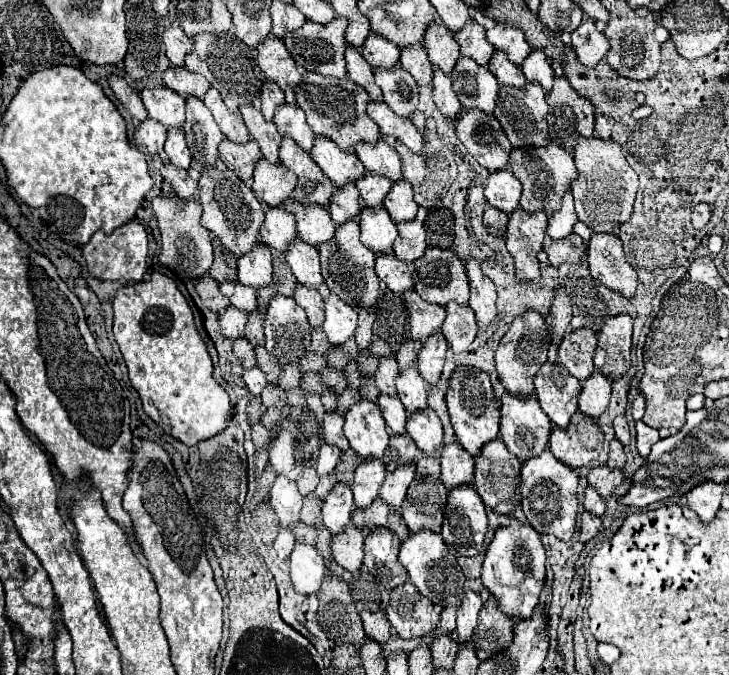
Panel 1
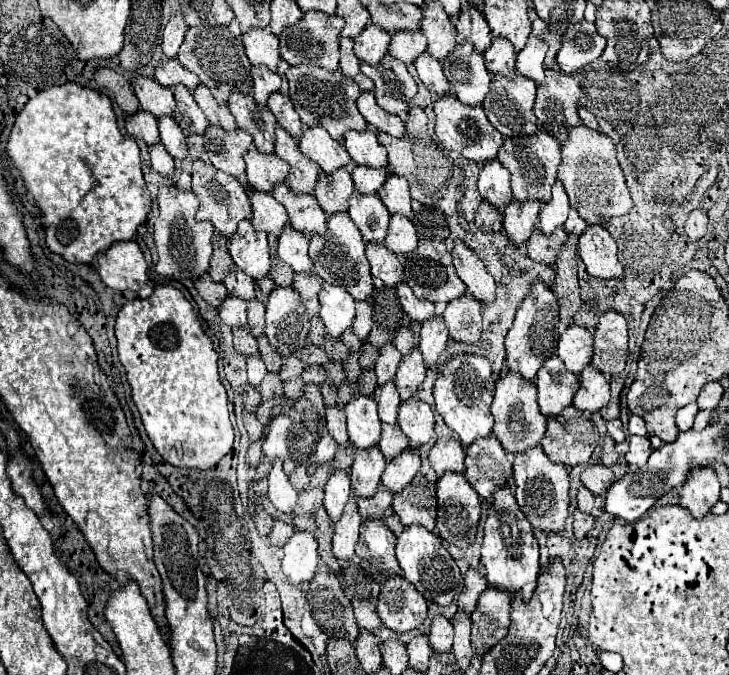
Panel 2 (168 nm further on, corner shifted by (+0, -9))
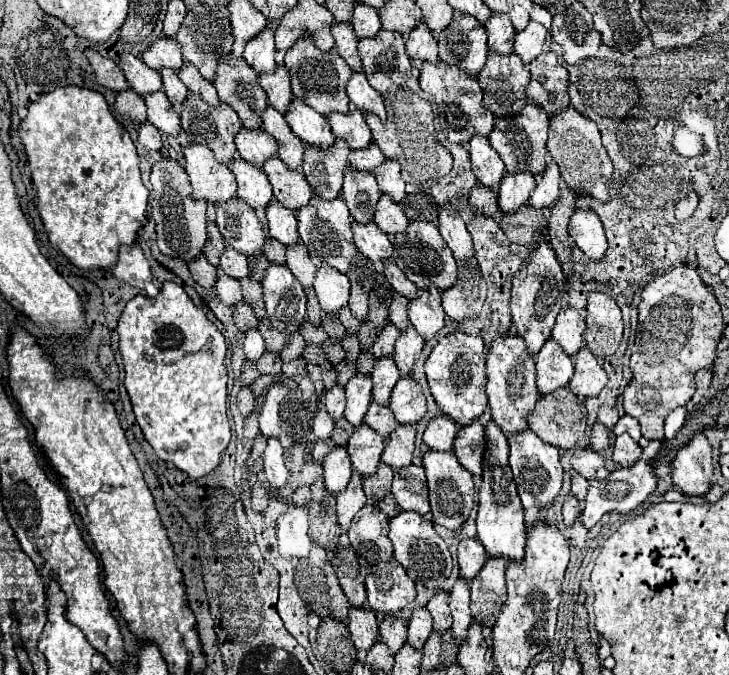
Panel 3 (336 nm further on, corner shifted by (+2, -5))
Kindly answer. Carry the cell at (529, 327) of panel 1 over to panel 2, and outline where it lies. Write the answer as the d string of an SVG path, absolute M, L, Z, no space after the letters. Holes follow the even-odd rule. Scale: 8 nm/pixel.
M536 280L530 288L530 294L520 302L514 324L506 336L506 362L510 370L522 374L530 382L536 380L536 372L546 360L550 358L556 350L560 336L560 306L558 298L554 296L552 288L546 286L542 280ZM556 336L556 338L554 338Z

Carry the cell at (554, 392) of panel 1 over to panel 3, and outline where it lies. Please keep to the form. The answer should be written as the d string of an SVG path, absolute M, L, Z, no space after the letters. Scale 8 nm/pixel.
M548 340L536 354L536 386L540 394L550 394L568 386L572 374L574 366L570 356L564 354L556 342Z

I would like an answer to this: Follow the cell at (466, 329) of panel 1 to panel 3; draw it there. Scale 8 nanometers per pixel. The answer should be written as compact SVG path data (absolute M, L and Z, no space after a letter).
M460 266L456 286L442 292L442 306L454 322L472 320L480 314L486 298L486 282L478 266Z

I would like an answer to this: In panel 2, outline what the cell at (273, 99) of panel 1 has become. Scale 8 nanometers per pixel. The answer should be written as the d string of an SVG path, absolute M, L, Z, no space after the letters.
M252 66L250 70L252 74L252 84L254 84L254 98L260 106L266 106L266 100L272 92L278 92L280 90L280 74L272 72L270 68L266 66Z

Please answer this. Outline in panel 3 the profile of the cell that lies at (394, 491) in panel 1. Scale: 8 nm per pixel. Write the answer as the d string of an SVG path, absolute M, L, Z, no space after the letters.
M396 426L392 438L386 440L386 448L382 452L382 462L388 464L392 470L400 470L412 464L414 456L414 436L416 430L412 426Z

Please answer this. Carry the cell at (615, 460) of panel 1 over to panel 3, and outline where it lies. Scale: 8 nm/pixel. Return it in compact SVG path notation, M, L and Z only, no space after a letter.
M594 424L592 436L590 436L590 448L594 452L604 452L610 448L610 430L604 424Z

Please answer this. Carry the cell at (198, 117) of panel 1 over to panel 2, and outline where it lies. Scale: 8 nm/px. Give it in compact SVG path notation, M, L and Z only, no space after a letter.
M174 86L174 98L176 98L176 110L174 120L180 124L184 134L204 134L210 122L202 114L200 106L194 102L192 92L186 86Z

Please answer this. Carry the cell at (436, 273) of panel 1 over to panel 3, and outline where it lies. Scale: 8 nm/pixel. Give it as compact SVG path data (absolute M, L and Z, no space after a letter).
M412 222L406 230L406 234L396 234L390 236L390 242L394 246L394 264L406 274L406 278L410 282L414 282L420 290L426 290L430 284L434 284L440 292L452 288L456 284L456 276L458 276L458 268L456 262L452 258L452 252L448 248L448 244L442 240L438 228L432 222Z

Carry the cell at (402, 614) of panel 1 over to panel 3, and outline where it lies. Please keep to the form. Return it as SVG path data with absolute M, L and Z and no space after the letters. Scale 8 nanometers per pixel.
M388 560L378 562L372 568L372 574L366 576L366 594L368 606L372 606L374 612L392 616L394 612L414 604L416 588L406 570L396 560Z

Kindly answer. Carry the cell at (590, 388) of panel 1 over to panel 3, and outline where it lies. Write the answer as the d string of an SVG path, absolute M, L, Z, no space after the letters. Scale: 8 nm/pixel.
M584 346L574 358L574 376L572 376L572 382L568 384L570 390L578 398L584 400L590 396L598 396L600 390L606 386L606 382L608 382L608 376L604 372L602 364Z

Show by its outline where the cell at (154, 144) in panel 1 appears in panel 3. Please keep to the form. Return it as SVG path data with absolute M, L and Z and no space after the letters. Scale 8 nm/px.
M124 90L116 96L116 112L136 126L146 122L146 104L134 90Z

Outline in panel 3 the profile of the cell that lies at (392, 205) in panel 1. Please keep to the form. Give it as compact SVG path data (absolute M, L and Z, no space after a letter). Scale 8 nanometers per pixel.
M384 160L384 164L374 170L374 176L376 176L378 186L384 194L388 194L394 202L402 202L406 192L404 192L404 180L400 176L400 164L398 162Z

